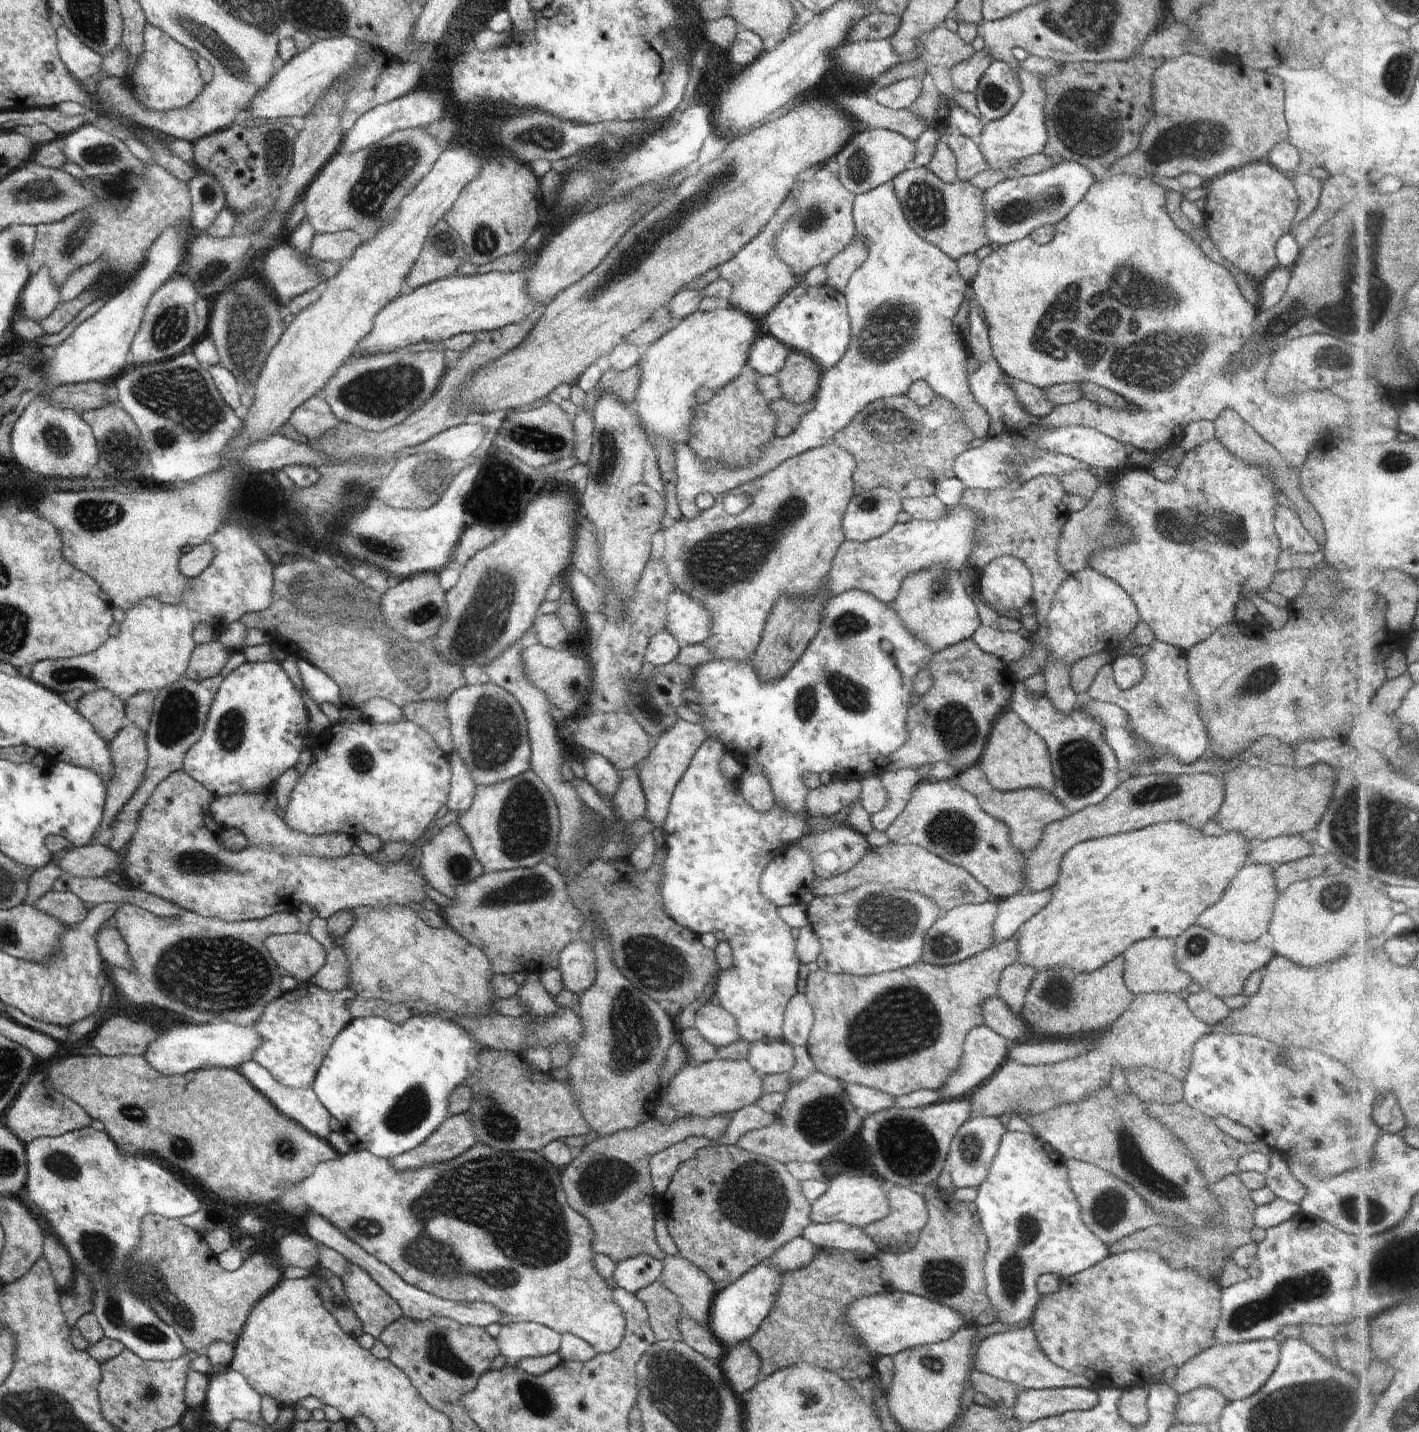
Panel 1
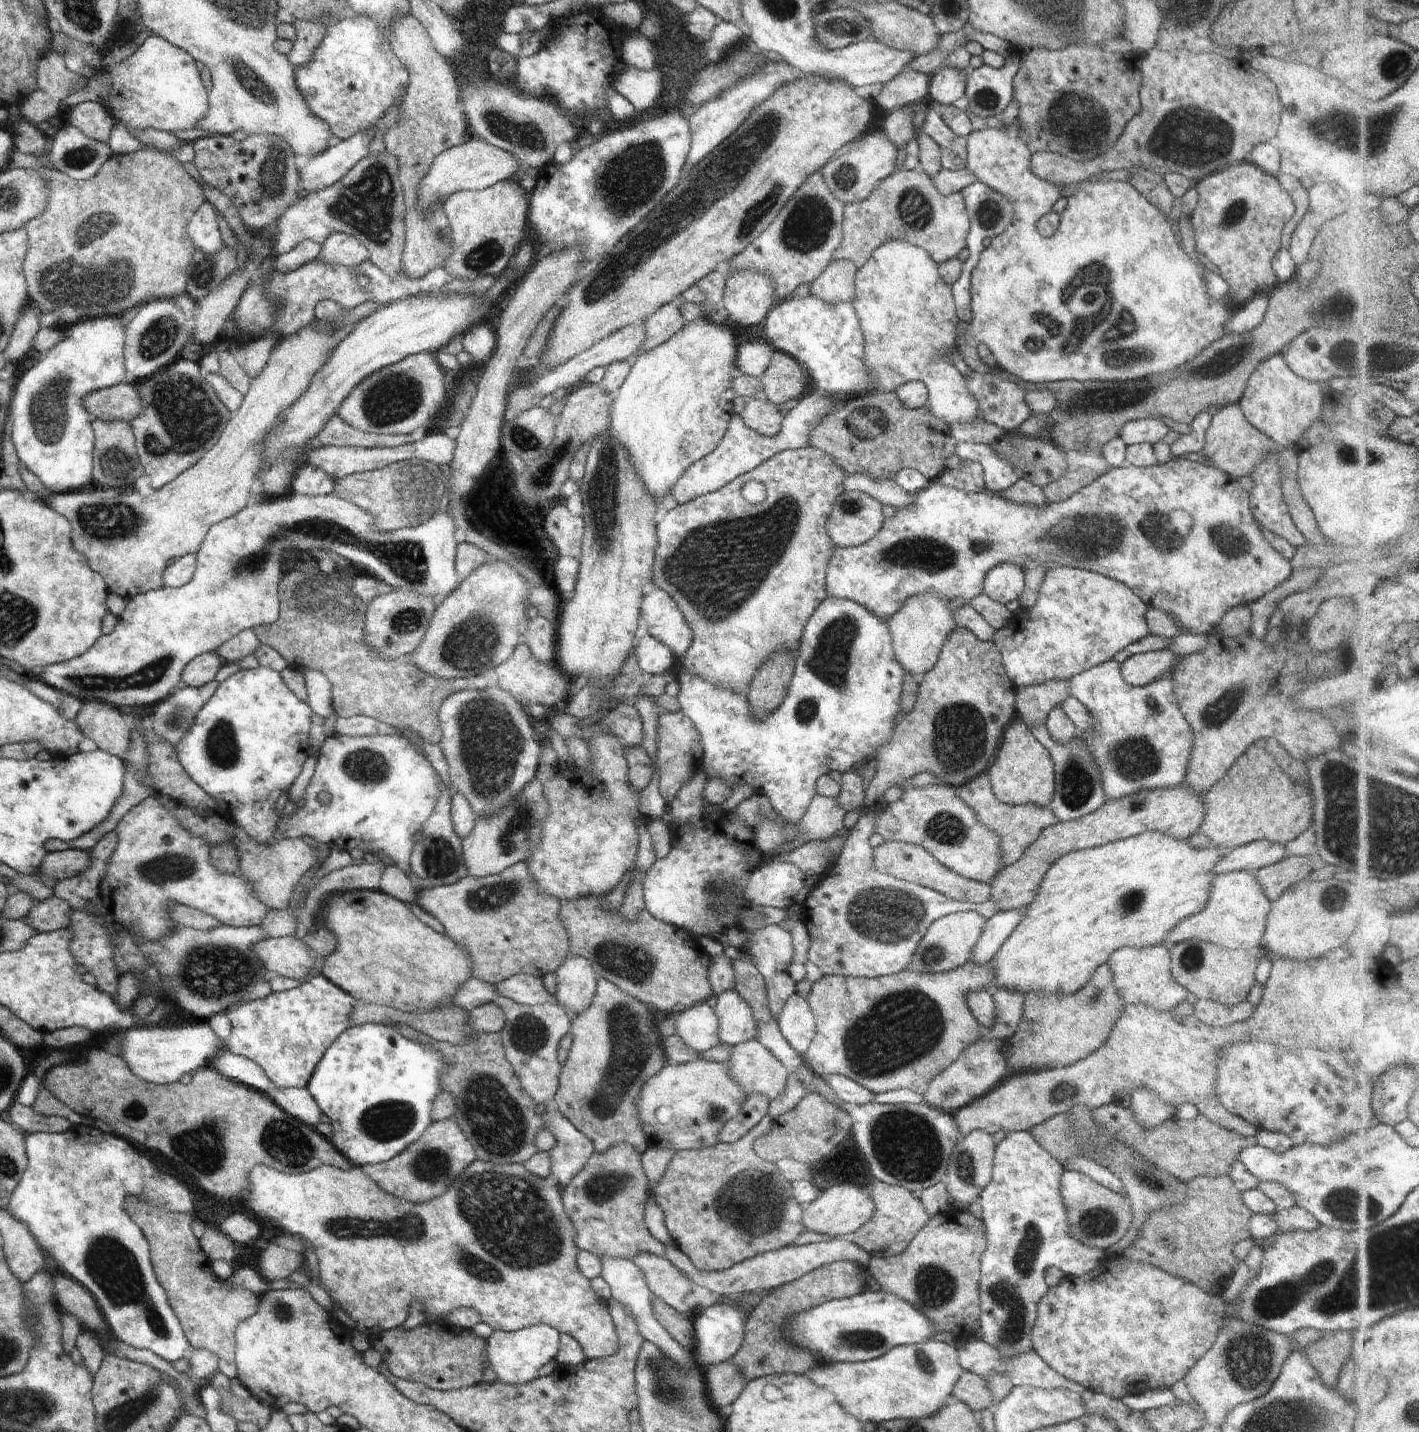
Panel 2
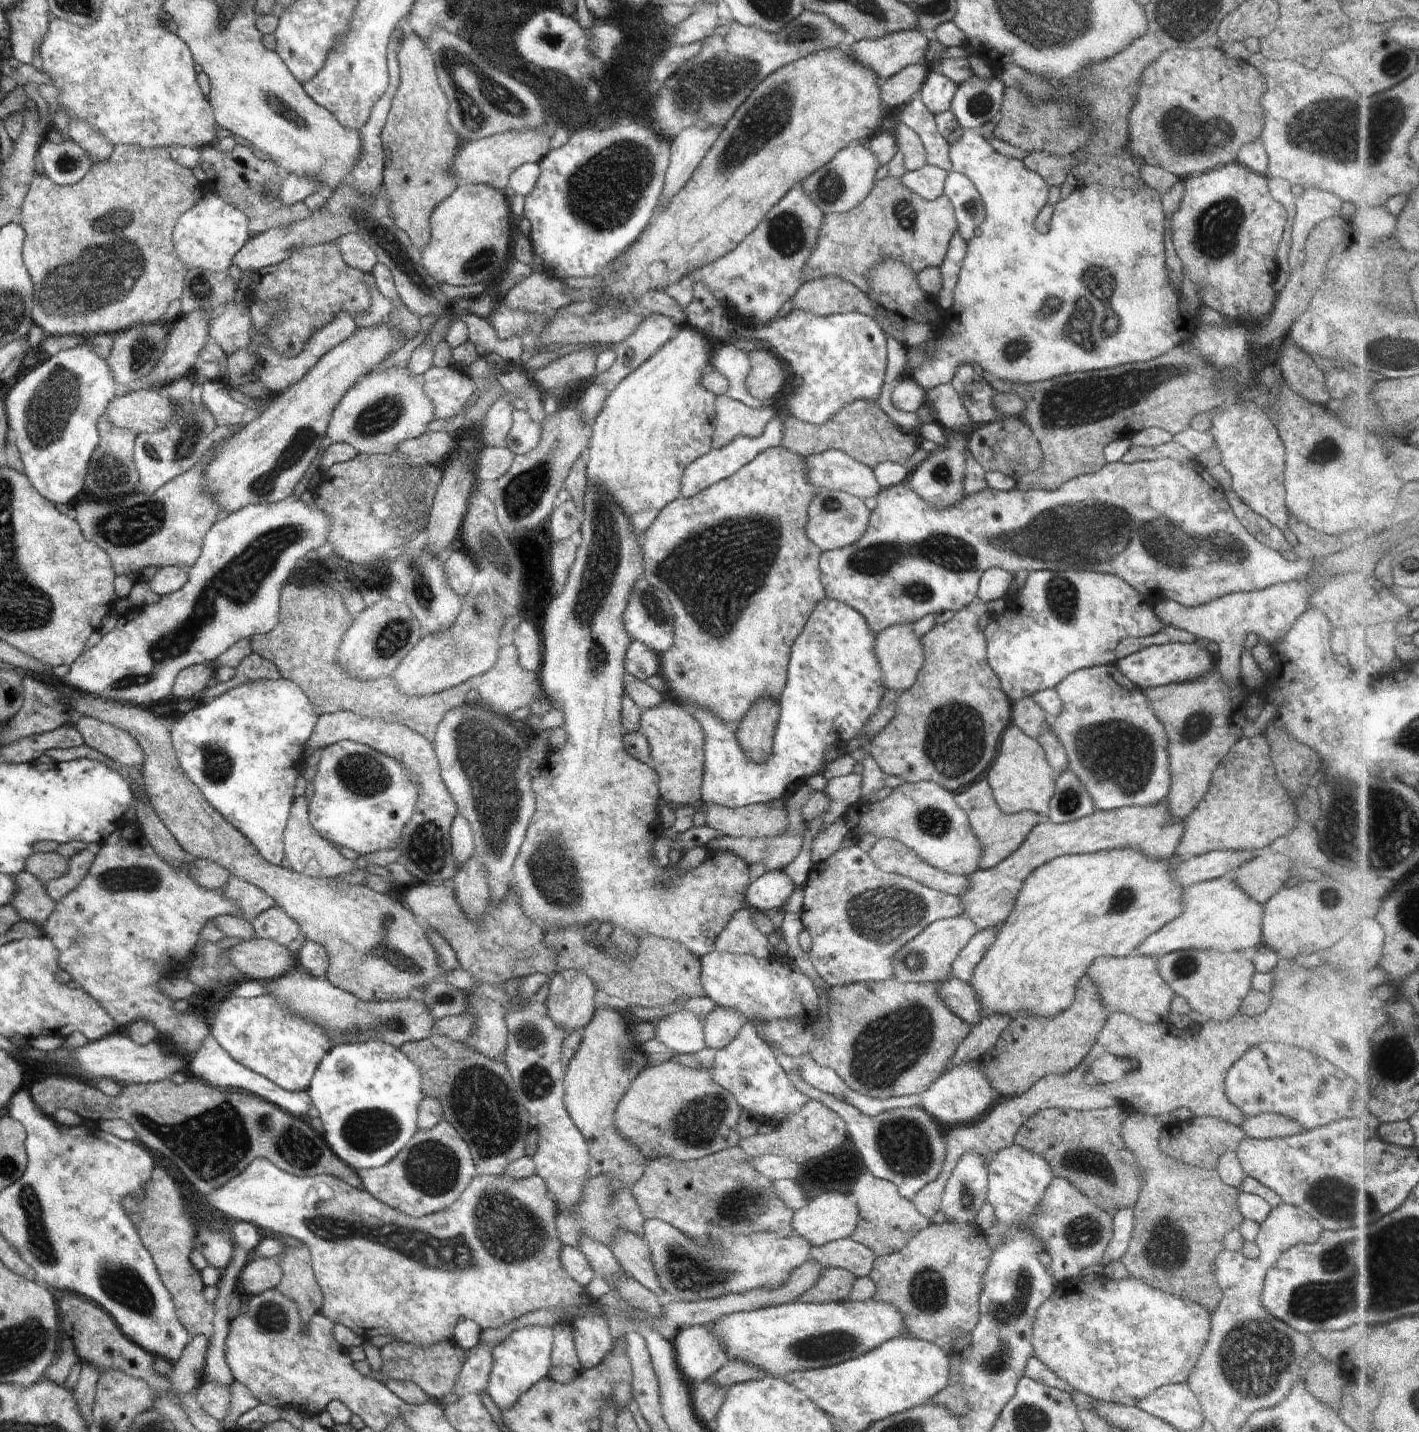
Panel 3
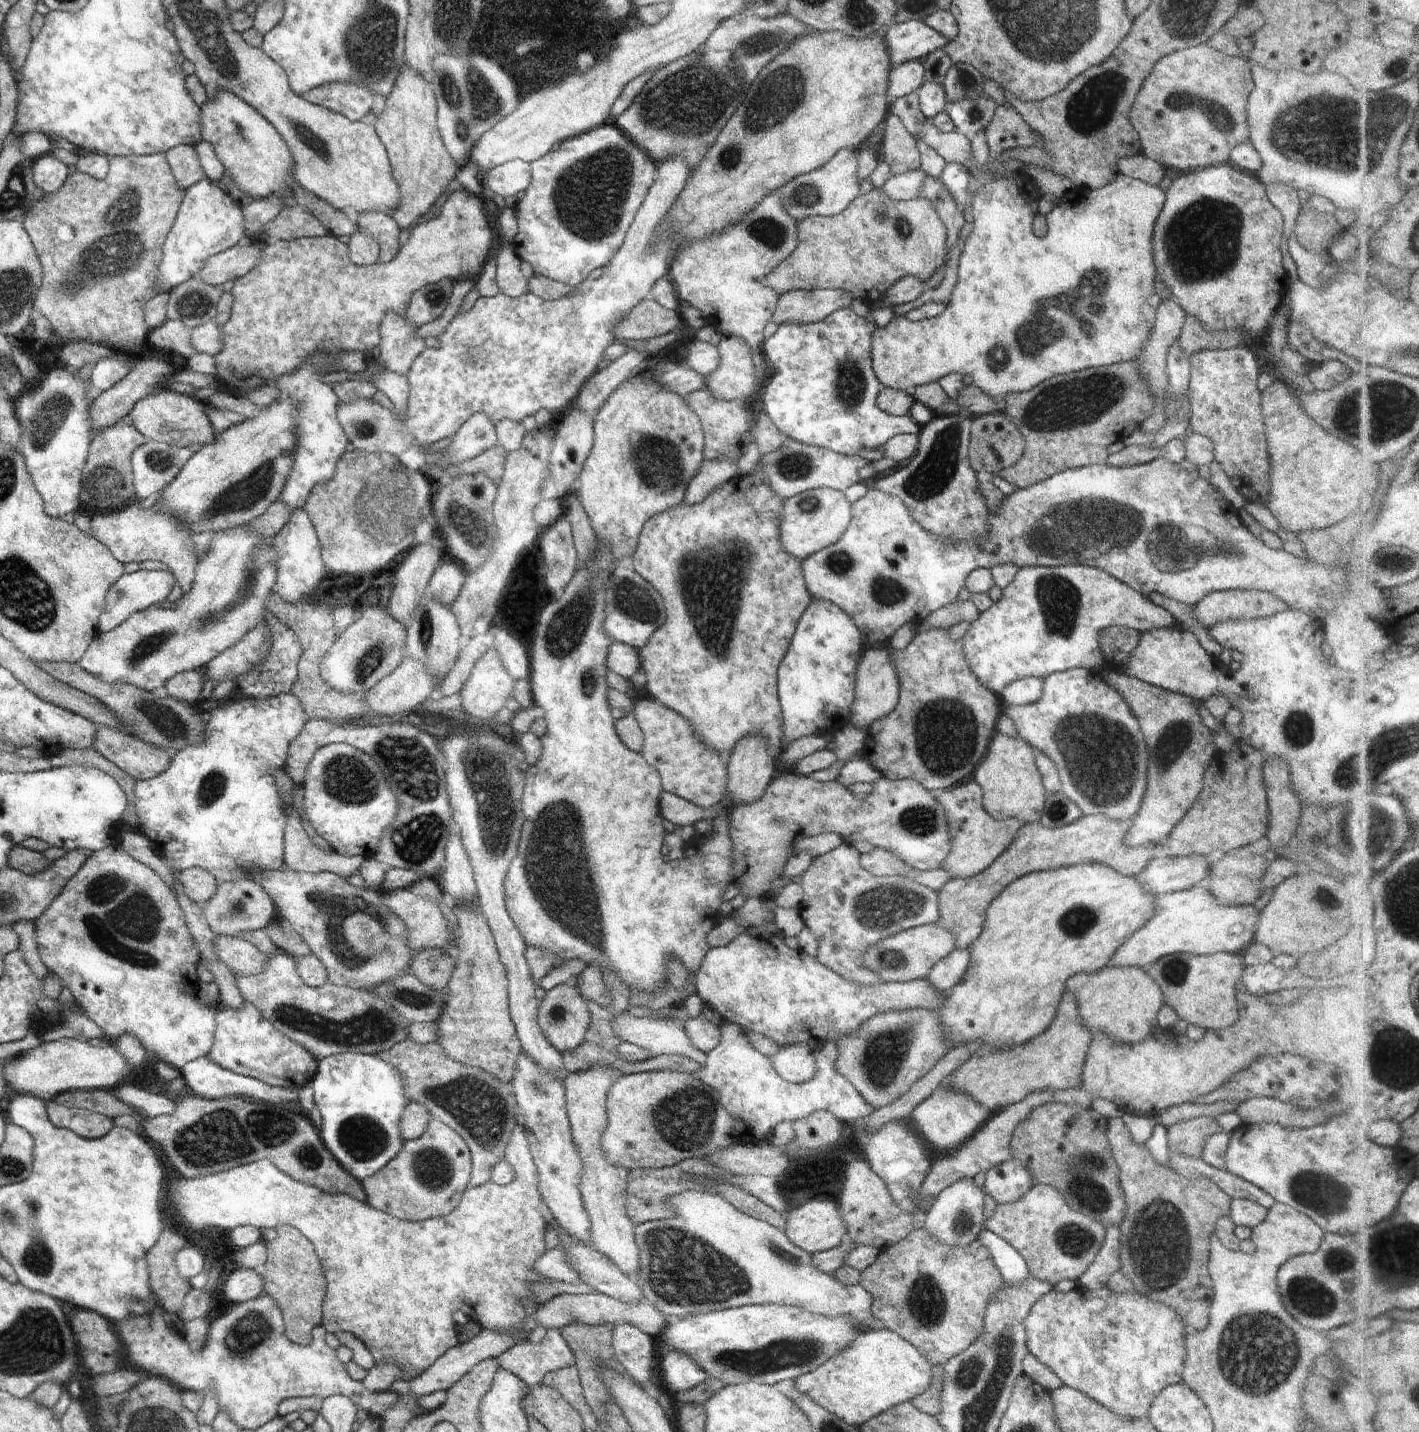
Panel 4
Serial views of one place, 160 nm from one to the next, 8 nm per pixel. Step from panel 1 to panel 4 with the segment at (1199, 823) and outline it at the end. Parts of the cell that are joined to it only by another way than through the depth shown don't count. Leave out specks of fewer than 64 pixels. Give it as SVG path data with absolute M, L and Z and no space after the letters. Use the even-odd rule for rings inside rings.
M1084 815L1073 823L1061 826L1057 829L1046 828L1042 823L1026 823L1022 825L1015 834L1008 848L980 874L973 877L956 877L950 879L938 892L940 918L936 922L938 926L944 927L956 937L958 949L966 949L982 934L985 925L985 912L992 901L1011 883L1021 876L1044 871L1047 868L1059 869L1065 866L1079 865L1082 863L1100 863L1110 866L1117 873L1135 877L1144 870L1144 867L1155 858L1156 846L1158 844L1148 841L1146 845L1129 847L1125 845L1125 838L1133 820L1117 821L1101 815Z

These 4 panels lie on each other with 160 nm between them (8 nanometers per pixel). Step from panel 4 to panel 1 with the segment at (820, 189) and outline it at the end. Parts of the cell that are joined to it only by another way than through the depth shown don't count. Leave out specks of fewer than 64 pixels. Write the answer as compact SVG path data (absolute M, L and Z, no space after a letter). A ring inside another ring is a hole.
M875 128L856 134L834 157L840 166L836 174L840 182L853 195L859 195L903 173L915 160L915 141L888 129Z

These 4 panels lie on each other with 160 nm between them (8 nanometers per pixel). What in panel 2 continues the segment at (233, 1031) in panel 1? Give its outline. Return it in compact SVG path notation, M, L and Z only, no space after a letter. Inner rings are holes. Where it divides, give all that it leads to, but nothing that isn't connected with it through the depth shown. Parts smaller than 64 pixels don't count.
M206 1021L174 1026L140 1026L127 1029L121 1039L121 1059L142 1080L156 1084L178 1082L184 1074L193 1073L209 1064L218 1053L226 1050L224 1040L212 1031Z

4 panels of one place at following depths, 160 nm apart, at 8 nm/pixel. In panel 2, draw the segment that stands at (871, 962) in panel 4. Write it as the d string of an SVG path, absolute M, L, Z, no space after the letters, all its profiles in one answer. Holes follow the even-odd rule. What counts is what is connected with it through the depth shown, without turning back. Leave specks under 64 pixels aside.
M974 911L950 913L935 920L922 937L908 969L917 973L943 973L951 971L971 960L973 948L980 938L986 919Z

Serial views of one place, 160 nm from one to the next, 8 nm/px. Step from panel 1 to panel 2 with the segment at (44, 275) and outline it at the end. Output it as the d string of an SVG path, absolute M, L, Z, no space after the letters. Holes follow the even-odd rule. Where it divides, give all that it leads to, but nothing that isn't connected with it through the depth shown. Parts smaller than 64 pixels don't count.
M28 300L20 313L20 318L14 324L14 330L2 357L14 363L14 360L22 358L30 350L31 342L40 330L41 315L41 310Z

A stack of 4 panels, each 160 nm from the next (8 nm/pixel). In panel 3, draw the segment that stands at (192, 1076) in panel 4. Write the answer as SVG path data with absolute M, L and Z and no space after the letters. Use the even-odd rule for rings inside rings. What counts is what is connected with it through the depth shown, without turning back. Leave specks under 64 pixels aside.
M208 1033L207 1037L200 1043L199 1049L195 1052L194 1056L189 1060L186 1072L190 1076L198 1077L210 1086L224 1089L224 1090L238 1090L246 1093L252 1093L258 1098L264 1099L269 1103L275 1104L282 1110L288 1111L291 1115L306 1118L308 1108L310 1108L311 1098L306 1091L287 1091L277 1084L274 1084L269 1078L247 1069L246 1066L236 1062L224 1050L212 1033Z

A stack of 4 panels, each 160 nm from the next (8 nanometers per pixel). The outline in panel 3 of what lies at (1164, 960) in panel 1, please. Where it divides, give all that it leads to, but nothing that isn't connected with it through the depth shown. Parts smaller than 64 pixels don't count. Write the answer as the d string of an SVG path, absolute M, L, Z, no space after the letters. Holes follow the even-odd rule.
M1144 955L1125 957L1102 957L1095 960L1087 970L1090 977L1100 989L1101 1000L1107 1013L1124 1013L1148 1024L1166 1022L1170 1014L1170 1002L1176 994L1160 978L1157 967L1158 958Z

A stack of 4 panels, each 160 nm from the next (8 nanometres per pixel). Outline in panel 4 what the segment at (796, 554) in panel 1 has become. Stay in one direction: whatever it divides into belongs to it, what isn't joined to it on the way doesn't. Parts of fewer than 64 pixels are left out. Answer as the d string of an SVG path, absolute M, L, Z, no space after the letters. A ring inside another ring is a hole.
M751 472L748 475L736 476L725 482L722 486L714 489L702 502L693 505L682 502L660 514L655 514L644 523L638 537L638 546L633 556L632 568L660 593L665 606L666 620L651 635L650 640L643 647L637 649L641 658L640 671L644 672L648 679L642 692L646 696L652 697L656 702L660 702L660 704L681 714L682 717L688 720L689 725L692 725L697 737L705 745L708 745L709 749L714 749L716 752L732 750L743 736L750 733L764 735L769 742L769 749L774 753L784 745L782 734L783 714L777 689L777 670L789 649L802 613L808 608L811 600L814 599L805 586L805 578L801 569L803 560L791 557L785 551L785 548L781 547L779 524L781 523L781 507L785 500L778 494L773 493L768 485L765 485L762 473Z

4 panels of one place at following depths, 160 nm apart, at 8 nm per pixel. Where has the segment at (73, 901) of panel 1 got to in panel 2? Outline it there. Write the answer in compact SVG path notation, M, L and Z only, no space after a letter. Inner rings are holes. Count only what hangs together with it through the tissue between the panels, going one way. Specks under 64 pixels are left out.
M55 894L38 901L27 914L25 921L38 933L49 933L70 927L71 906Z

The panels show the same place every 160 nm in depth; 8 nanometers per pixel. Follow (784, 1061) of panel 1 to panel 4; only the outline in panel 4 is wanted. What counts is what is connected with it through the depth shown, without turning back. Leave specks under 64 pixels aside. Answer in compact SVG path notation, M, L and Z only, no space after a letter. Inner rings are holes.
M724 1020L720 1026L720 1044L708 1054L707 1061L693 1075L708 1086L715 1088L737 1126L735 1140L739 1142L764 1143L774 1126L782 1121L791 1122L804 1118L819 1110L832 1111L845 1125L858 1124L860 1120L875 1112L861 1094L834 1070L838 1056L834 1041L826 1041L816 1050L816 1076L808 1082L794 1084L784 1080L773 1067L772 1061L761 1052L754 1050L747 1041L741 1026Z

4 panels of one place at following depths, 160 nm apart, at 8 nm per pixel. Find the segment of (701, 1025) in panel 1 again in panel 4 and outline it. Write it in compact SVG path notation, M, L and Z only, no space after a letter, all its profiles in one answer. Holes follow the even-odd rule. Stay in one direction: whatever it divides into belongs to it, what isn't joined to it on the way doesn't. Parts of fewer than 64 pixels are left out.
M629 1009L616 1015L614 1028L622 1041L634 1043L635 1045L640 1046L640 1048L646 1049L652 1054L651 1056L678 1055L692 1059L694 1062L699 1062L701 1066L704 1066L707 1061L707 1055L702 1051L699 1051L691 1043L690 1037L686 1034L682 1021L677 1019L639 1018L635 1017L633 1012Z

